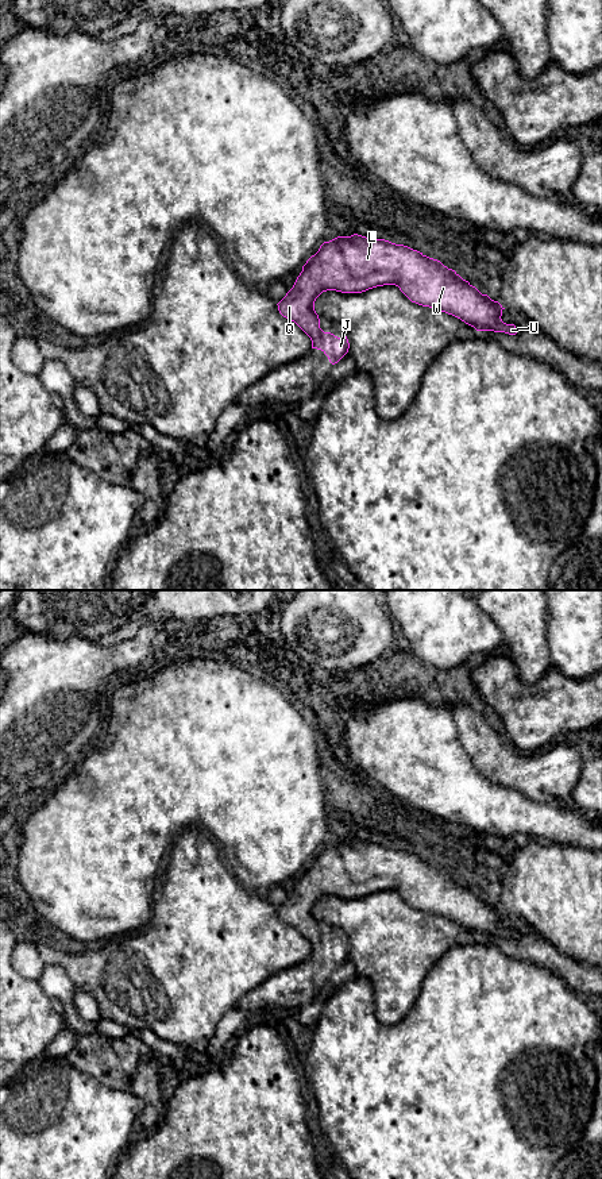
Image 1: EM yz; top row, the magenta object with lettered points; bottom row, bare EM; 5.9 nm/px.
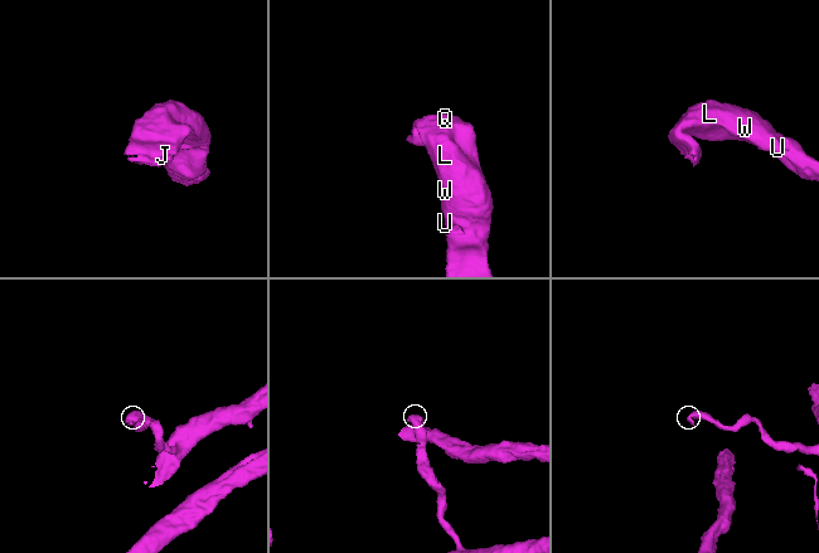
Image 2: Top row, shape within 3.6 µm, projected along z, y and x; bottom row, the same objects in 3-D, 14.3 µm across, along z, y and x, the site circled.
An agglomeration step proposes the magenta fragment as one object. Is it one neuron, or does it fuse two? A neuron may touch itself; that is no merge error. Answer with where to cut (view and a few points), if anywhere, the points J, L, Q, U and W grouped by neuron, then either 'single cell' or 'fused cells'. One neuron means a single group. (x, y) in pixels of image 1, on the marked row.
no cut; J L Q U W; single cell

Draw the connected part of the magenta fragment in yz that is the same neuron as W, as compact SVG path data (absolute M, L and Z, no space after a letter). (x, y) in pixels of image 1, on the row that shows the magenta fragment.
M358 234L324 242L319 251L302 266L293 288L277 305L283 317L294 321L310 338L312 348L321 350L335 365L348 352L350 343L347 336L337 338L320 328L320 319L314 311L316 298L327 290L362 293L383 285L395 285L412 303L452 315L476 331L517 334L514 324L502 321L501 316L505 308L498 301L482 294L440 261L404 244Z

